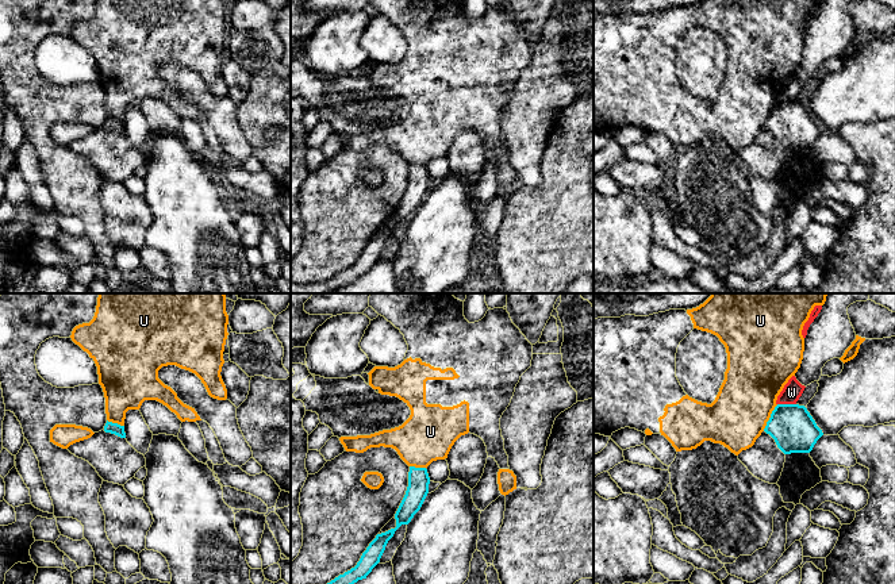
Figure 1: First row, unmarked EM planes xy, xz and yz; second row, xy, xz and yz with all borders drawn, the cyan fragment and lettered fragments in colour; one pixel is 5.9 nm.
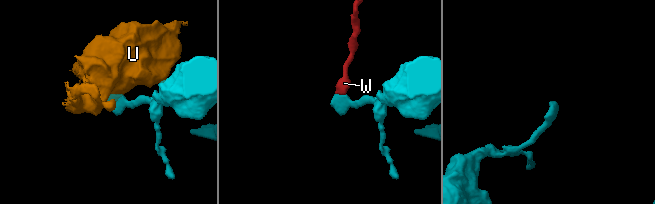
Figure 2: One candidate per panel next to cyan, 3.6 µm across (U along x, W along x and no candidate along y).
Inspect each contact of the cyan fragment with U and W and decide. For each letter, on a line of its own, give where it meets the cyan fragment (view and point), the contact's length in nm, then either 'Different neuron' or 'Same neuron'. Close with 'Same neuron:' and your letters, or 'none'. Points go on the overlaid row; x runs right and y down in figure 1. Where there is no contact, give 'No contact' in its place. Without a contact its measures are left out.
U: Touches cyan at yz (769, 418). Shared border 180 nm. Different neuron
W: Touches cyan at yz (787, 404). Shared border 110 nm. Different neuron
Same neuron: none

